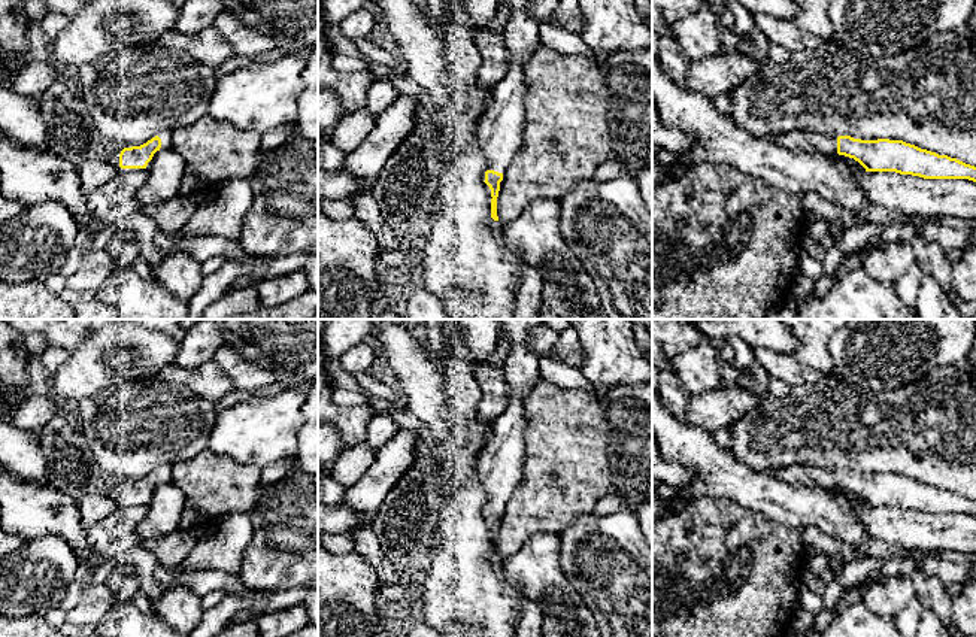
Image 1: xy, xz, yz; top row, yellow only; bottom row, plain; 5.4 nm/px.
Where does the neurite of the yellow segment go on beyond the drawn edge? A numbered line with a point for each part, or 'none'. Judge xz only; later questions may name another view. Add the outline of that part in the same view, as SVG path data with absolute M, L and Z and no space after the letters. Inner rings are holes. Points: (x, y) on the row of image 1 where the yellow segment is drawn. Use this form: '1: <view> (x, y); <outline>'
1: xz (499, 136); M506 0L512 16L503 39L510 60L504 78L492 88L491 101L479 119L476 145L487 169L504 173L522 145L525 127L524 64L539 45L539 25L528 12L531 0Z

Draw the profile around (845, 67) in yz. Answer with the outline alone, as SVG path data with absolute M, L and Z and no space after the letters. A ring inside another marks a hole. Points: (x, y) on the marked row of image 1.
M969 30L939 33L931 36L922 45L885 58L861 58L857 52L843 48L840 43L825 42L812 49L792 52L789 60L783 64L767 61L757 75L746 78L737 88L734 88L730 92L730 98L730 116L733 118L733 122L758 139L773 137L794 130L810 130L834 137L851 136L861 140L903 140L921 149L927 149L939 155L948 155L976 167L976 40Z

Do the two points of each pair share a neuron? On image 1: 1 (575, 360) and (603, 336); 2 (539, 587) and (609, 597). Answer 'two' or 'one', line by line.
1: two
2: two

